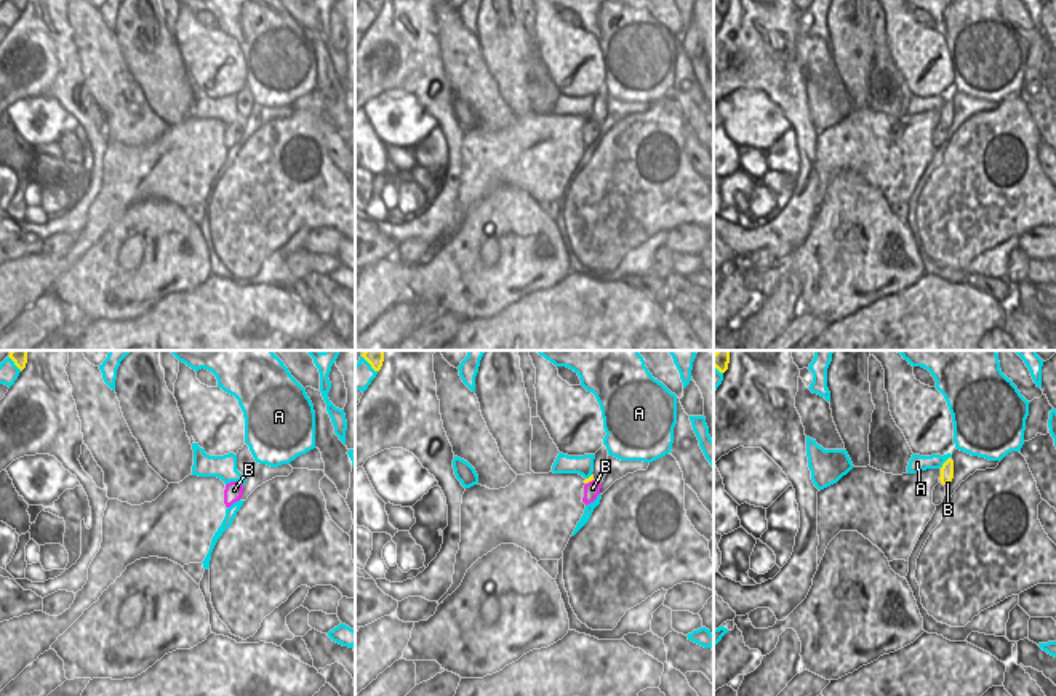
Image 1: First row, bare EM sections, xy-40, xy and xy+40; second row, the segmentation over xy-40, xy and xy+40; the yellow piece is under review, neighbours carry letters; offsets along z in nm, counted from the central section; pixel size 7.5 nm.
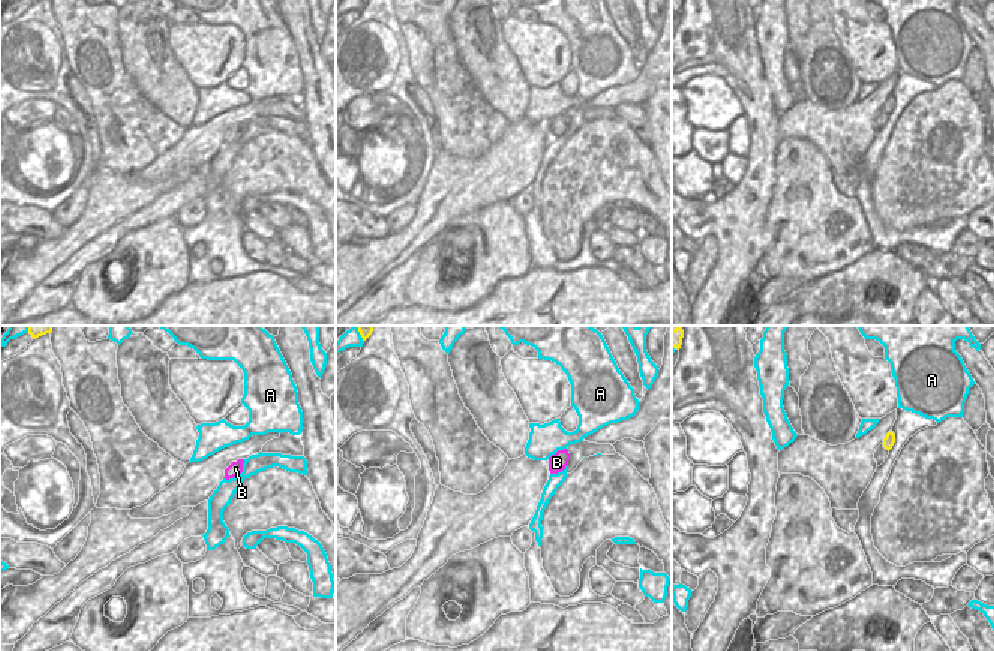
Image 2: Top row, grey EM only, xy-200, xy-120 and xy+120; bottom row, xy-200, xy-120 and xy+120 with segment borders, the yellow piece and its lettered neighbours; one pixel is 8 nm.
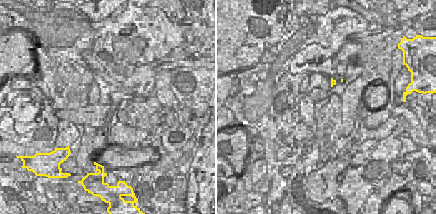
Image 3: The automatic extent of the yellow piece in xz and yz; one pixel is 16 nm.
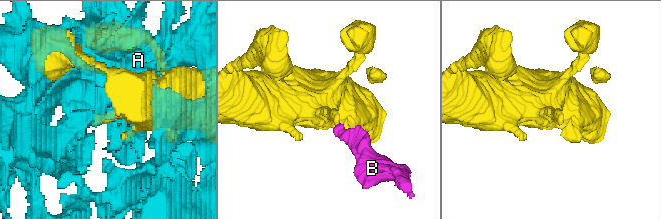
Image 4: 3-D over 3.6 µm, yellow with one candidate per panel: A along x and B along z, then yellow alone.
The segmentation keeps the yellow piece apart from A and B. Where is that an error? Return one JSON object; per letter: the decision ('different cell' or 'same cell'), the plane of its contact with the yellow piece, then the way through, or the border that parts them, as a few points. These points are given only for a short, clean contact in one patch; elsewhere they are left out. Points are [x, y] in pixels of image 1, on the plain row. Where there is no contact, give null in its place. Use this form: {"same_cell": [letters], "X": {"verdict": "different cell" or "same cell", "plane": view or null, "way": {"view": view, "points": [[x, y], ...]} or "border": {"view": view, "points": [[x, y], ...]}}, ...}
{"same_cell": [], "A": {"verdict": "different cell", "plane": "xy+40"}, "B": {"verdict": "different cell", "plane": "xy", "border": {"view": "xy", "points": [[592, 120], [586, 125]]}}}

